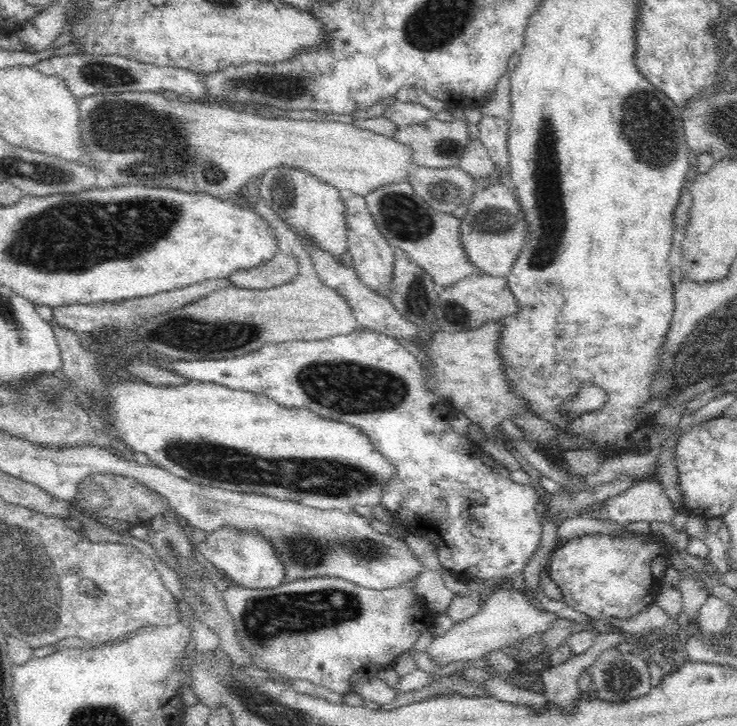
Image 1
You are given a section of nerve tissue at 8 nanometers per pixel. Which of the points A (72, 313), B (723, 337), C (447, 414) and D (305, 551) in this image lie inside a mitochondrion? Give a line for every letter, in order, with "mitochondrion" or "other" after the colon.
A: other
B: mitochondrion
C: other
D: mitochondrion

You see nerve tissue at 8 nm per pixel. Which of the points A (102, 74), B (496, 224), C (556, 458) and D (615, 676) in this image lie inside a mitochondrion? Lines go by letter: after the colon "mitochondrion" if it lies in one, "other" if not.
A: mitochondrion
B: mitochondrion
C: other
D: mitochondrion

